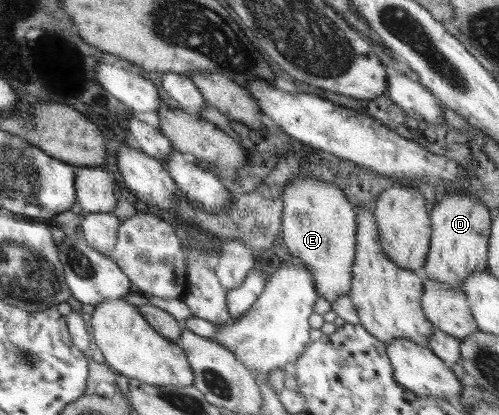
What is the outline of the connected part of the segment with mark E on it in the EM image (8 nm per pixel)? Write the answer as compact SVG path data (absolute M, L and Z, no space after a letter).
M302 175L293 177L293 180L285 186L282 196L284 203L282 232L285 245L293 257L300 259L307 266L315 282L318 297L327 299L332 305L338 297L348 294L351 289L352 267L356 252L356 210L341 188L331 183L321 183L313 177Z

